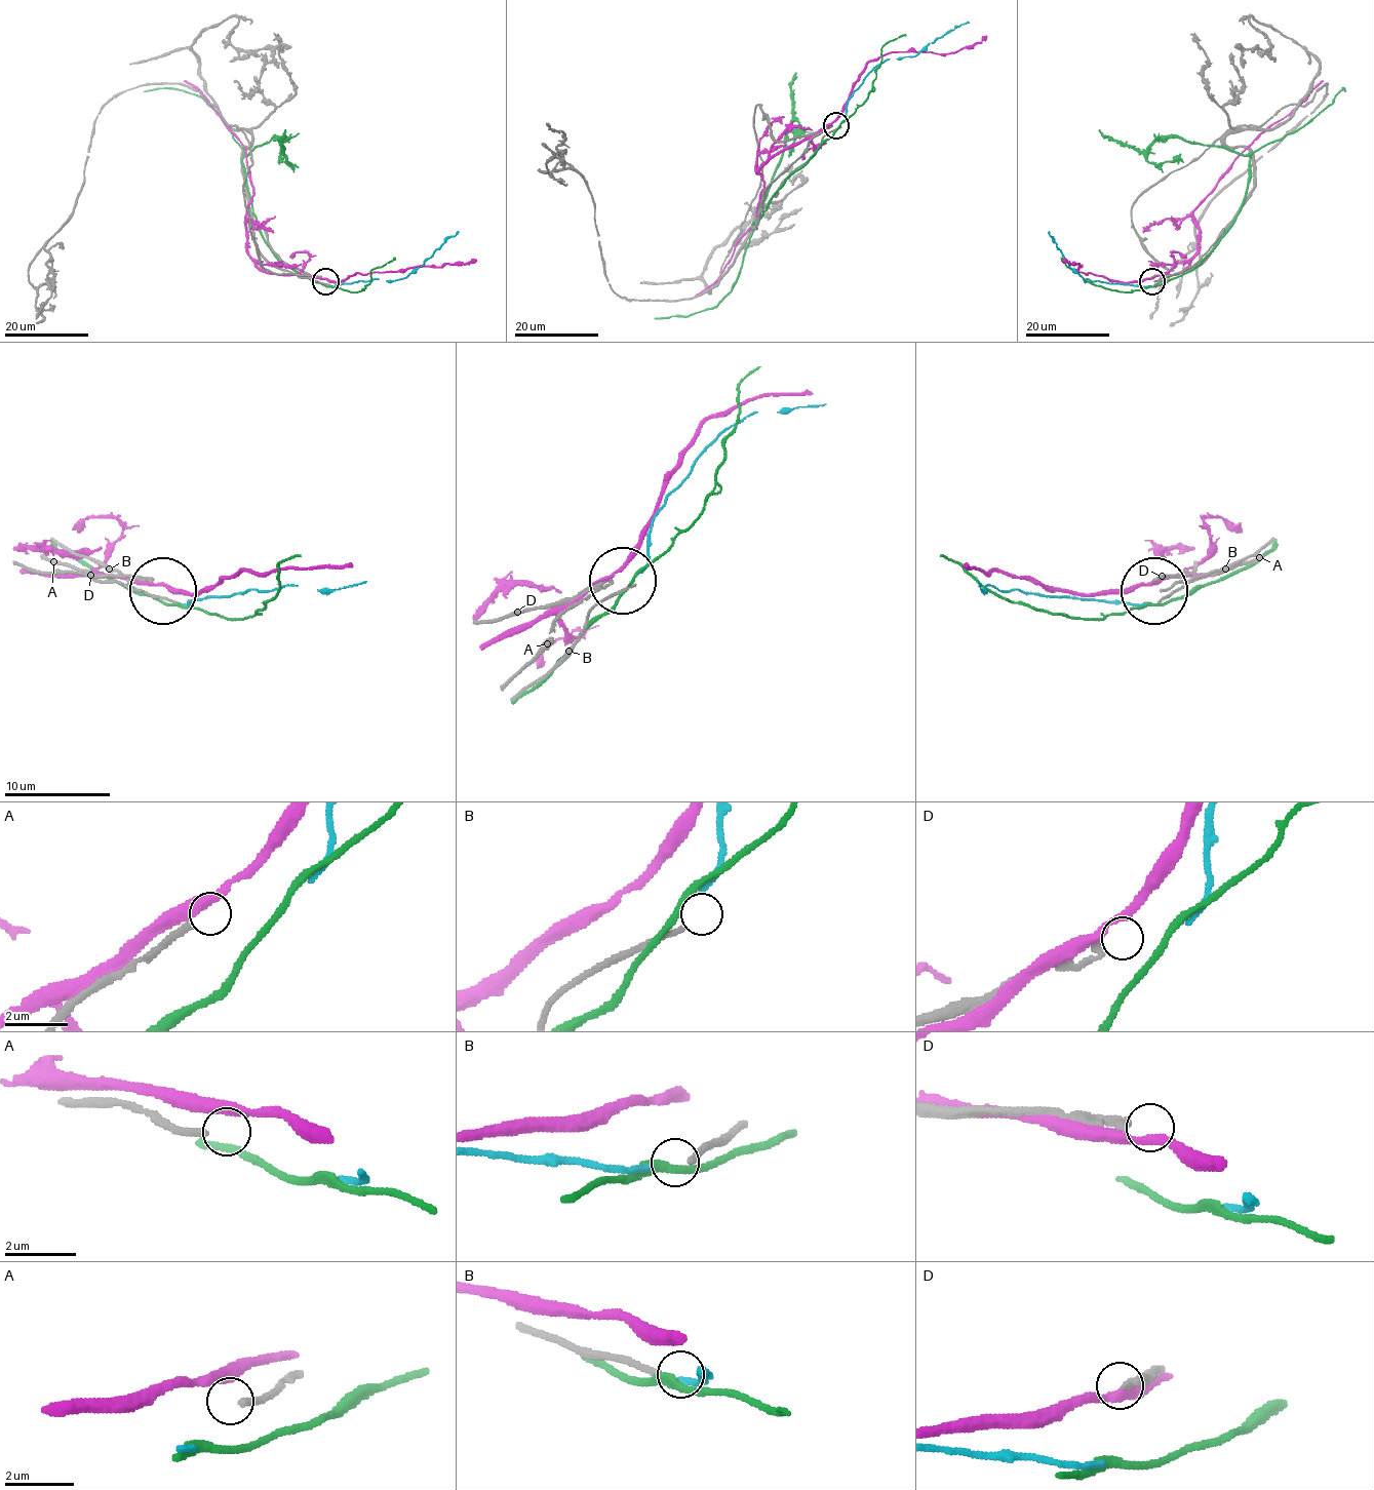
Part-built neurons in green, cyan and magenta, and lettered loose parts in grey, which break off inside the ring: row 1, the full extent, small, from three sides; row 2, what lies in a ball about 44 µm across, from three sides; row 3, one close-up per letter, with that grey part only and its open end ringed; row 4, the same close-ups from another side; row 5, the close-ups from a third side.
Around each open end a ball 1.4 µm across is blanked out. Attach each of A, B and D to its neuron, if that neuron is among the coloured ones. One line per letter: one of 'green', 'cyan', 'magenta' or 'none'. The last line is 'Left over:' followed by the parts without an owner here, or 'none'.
A: none
B: none
D: none
Left over: A, B, D

